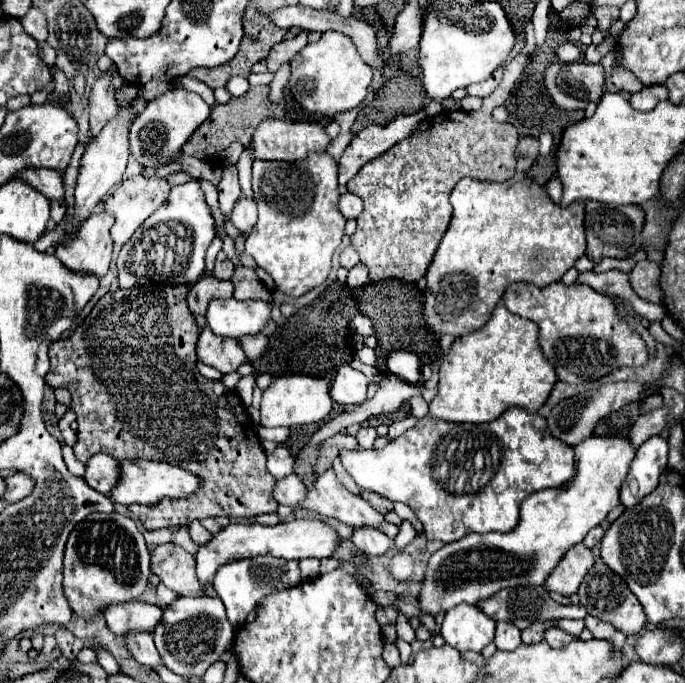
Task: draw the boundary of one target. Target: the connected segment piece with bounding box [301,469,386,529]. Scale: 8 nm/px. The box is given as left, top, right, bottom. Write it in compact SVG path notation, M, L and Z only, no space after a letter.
M332 469L318 477L316 485L308 491L306 499L302 501L301 508L318 513L322 517L338 519L350 525L352 529L360 527L378 529L382 523L386 523L384 515L370 507L360 495L354 495L348 489L344 489L336 481Z

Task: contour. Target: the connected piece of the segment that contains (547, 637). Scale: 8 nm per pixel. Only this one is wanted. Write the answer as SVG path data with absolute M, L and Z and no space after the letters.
M552 627L552 629L548 629L548 631L544 633L544 641L546 641L550 647L554 647L554 649L560 649L560 647L568 645L572 639L574 639L574 637L570 637L568 633L564 633L564 631L558 629L558 627Z

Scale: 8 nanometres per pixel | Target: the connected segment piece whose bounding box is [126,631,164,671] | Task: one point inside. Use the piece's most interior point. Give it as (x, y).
(142, 647)

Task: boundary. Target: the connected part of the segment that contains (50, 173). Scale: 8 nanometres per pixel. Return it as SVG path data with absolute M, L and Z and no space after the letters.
M26 169L18 173L16 177L22 177L26 183L36 187L42 195L46 195L52 201L64 201L64 173L56 169Z

